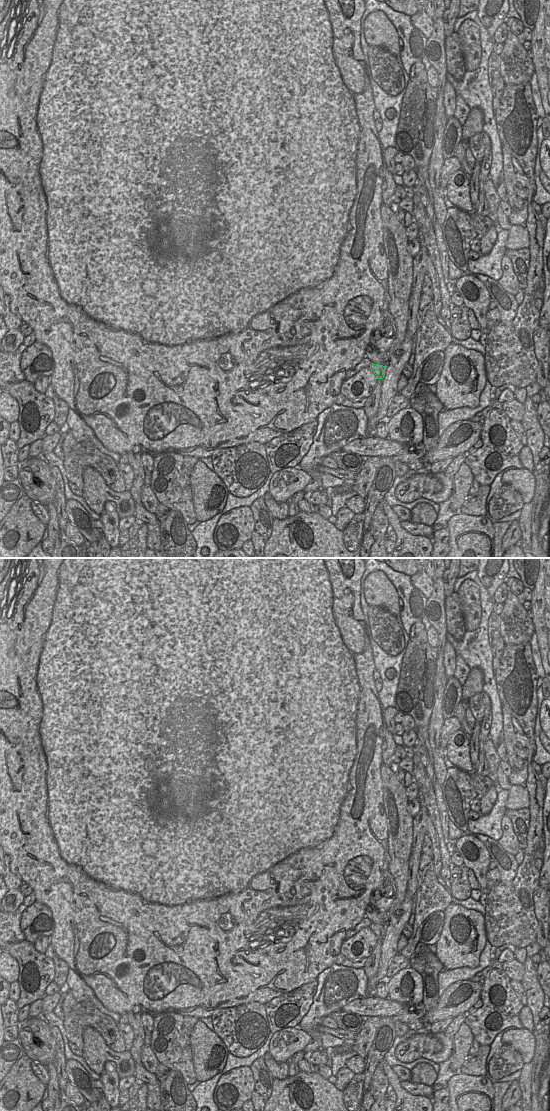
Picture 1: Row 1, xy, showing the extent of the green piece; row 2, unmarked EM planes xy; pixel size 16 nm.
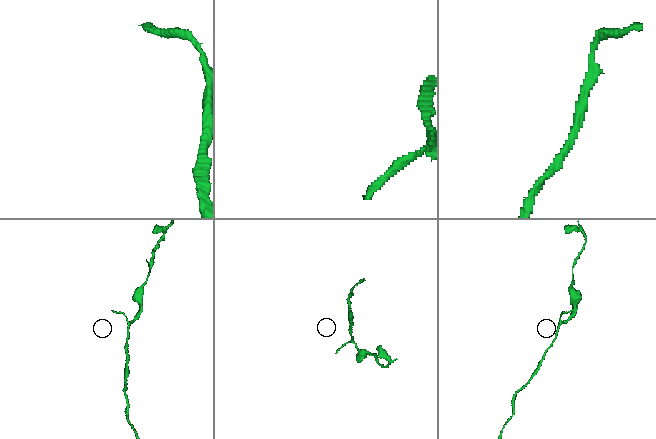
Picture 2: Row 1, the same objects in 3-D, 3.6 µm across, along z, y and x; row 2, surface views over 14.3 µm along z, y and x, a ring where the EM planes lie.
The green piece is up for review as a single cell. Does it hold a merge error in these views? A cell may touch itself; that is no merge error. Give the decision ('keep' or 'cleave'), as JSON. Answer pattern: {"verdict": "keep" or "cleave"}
{"verdict": "keep"}

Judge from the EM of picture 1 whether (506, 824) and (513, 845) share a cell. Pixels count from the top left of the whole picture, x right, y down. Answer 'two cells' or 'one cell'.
one cell

